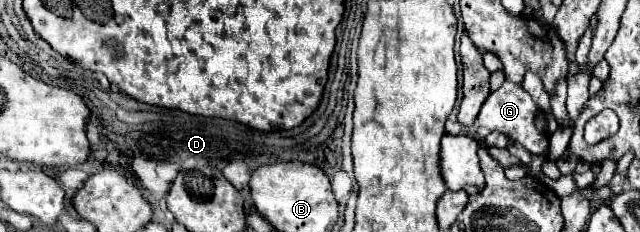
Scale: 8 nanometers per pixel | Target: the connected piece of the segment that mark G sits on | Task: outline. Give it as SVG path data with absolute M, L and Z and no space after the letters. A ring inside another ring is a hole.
M505 81L497 91L493 91L487 101L481 107L481 113L477 117L477 125L479 127L487 127L491 131L499 131L503 135L507 135L513 143L523 145L527 151L531 151L533 155L543 155L547 149L547 137L539 131L535 119L541 113L541 109L535 105L535 101L531 99L529 93L523 91L521 85L515 85L511 81Z

